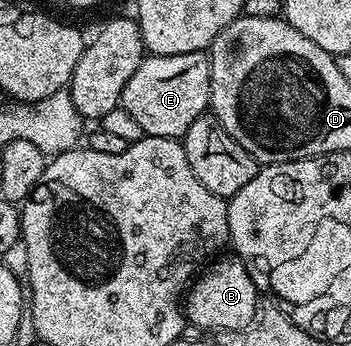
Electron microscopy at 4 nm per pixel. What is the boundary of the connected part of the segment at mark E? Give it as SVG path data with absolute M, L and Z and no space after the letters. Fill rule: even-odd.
M203 51L180 53L178 55L153 55L144 57L134 75L124 89L122 107L138 121L145 135L157 135L167 139L180 139L198 116L205 114L210 107L210 65L211 58Z

